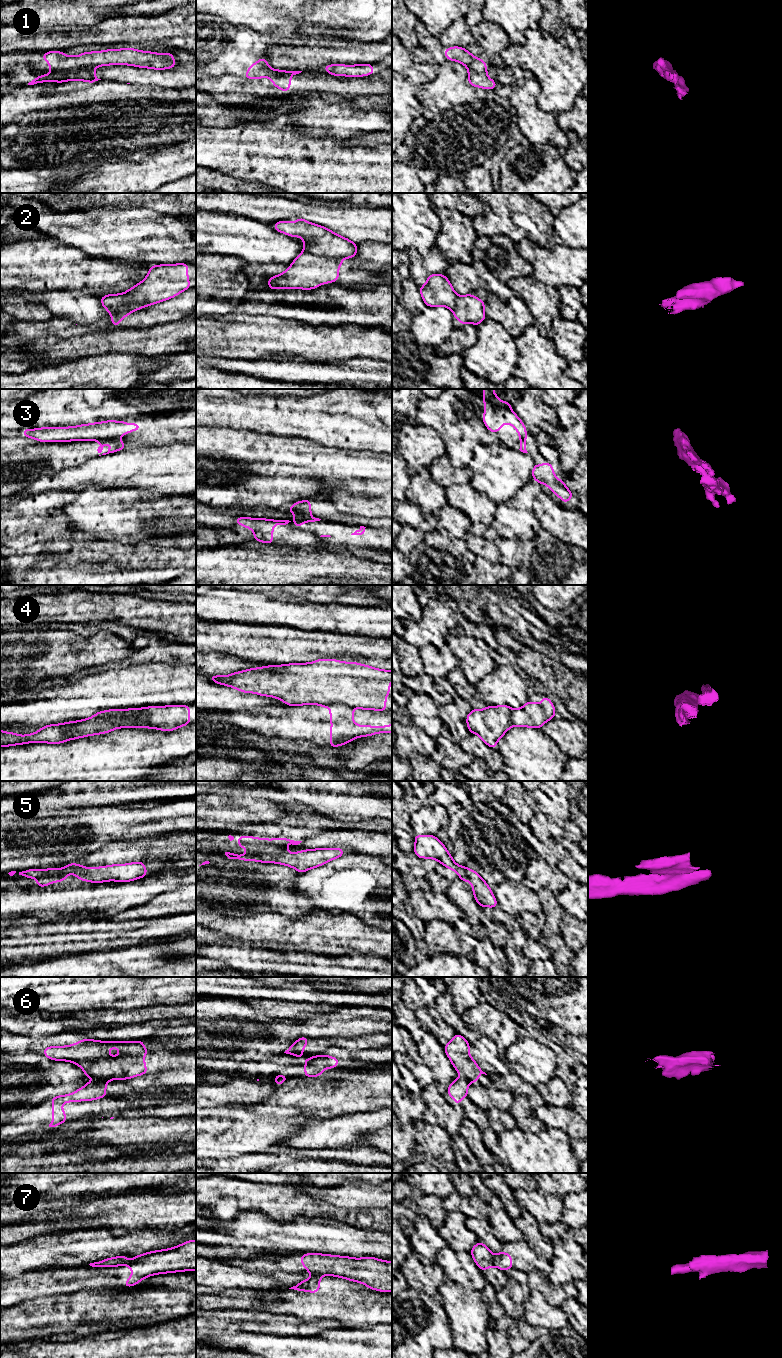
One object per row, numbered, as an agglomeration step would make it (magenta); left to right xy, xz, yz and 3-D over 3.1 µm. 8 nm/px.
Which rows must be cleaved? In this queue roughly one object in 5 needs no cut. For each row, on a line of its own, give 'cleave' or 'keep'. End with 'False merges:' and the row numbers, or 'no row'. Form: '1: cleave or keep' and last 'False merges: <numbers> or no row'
1: cleave
2: cleave
3: cleave
4: cleave
5: cleave
6: cleave
7: cleave
False merges: 1, 2, 3, 4, 5, 6, 7

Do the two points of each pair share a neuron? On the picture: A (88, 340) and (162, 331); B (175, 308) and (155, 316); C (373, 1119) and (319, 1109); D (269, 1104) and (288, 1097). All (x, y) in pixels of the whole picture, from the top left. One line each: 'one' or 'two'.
A: one
B: one
C: two
D: one

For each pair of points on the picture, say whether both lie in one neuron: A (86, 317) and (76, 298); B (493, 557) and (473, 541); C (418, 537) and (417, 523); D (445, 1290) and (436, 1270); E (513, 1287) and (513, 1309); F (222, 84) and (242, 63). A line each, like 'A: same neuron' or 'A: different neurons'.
A: same neuron
B: same neuron
C: different neurons
D: different neurons
E: same neuron
F: different neurons

